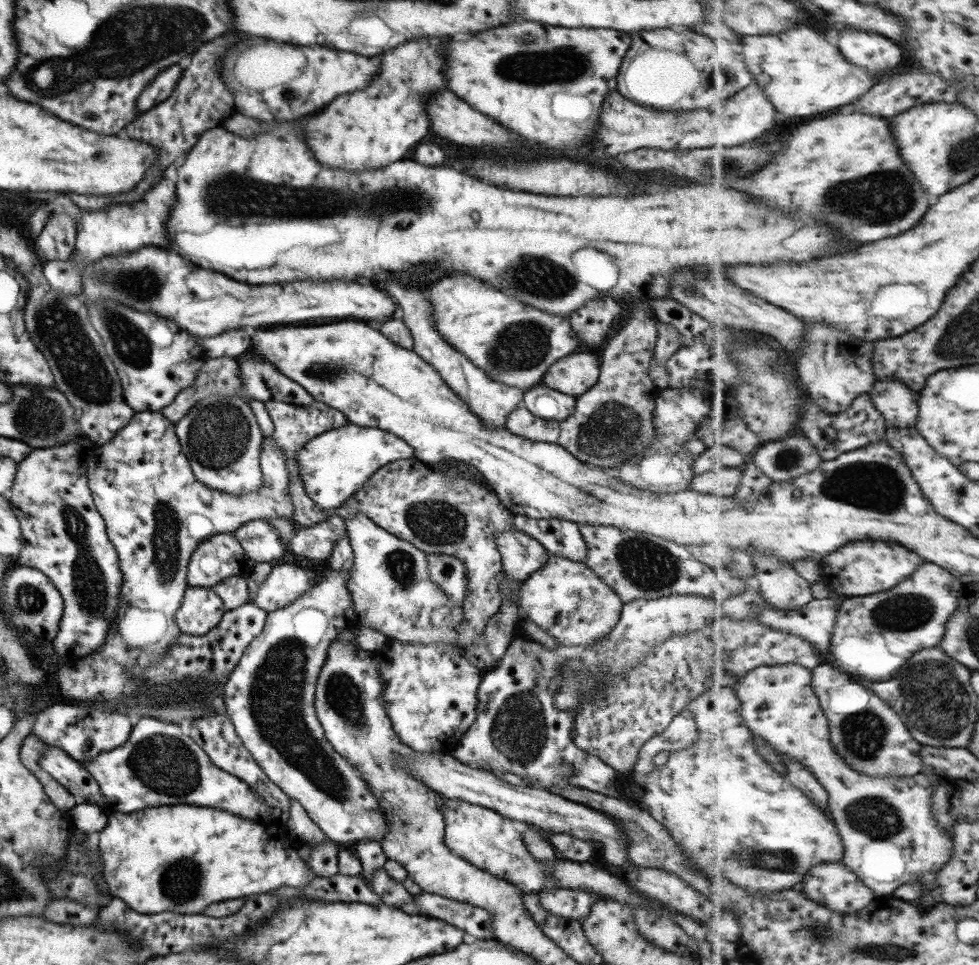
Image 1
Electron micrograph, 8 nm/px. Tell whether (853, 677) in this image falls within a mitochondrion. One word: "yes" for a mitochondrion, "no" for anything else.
no

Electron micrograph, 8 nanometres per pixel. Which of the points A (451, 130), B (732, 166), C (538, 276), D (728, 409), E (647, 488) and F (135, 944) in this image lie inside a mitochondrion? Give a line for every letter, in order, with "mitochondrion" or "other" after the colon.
A: other
B: mitochondrion
C: mitochondrion
D: other
E: other
F: other

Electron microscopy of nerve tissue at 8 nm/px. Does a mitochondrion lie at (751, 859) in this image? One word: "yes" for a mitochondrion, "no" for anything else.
yes

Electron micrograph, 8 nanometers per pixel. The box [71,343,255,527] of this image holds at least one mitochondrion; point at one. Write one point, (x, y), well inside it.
(218, 434)

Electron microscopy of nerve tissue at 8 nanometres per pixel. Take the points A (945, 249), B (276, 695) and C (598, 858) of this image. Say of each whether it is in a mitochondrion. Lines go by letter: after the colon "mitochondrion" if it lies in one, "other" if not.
A: other
B: mitochondrion
C: other

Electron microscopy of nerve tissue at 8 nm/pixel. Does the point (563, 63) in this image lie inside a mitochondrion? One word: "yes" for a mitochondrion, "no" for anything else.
yes

